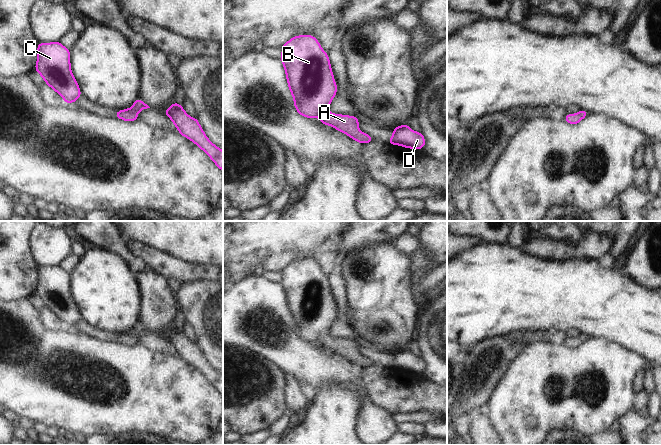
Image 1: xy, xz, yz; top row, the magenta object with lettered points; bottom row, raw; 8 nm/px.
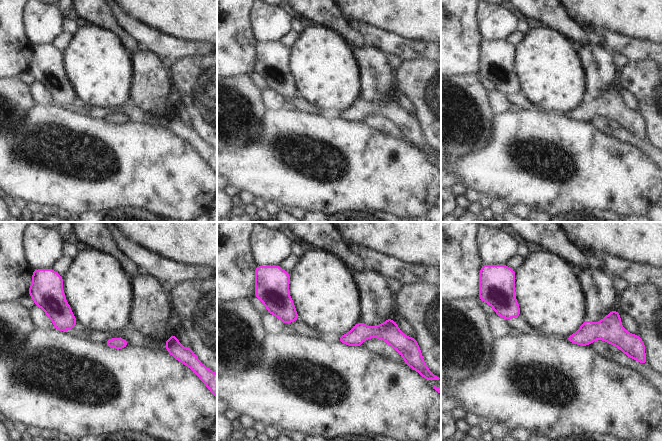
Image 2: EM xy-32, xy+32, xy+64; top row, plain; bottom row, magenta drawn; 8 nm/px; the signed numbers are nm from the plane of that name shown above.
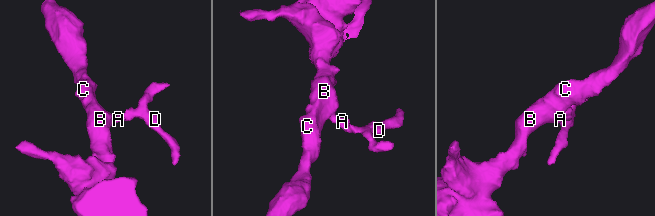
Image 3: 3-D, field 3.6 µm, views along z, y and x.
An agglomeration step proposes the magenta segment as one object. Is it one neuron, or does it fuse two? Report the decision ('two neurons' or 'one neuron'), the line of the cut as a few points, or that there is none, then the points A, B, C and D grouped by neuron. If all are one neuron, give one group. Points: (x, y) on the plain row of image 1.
one neuron | no cut | A B C D

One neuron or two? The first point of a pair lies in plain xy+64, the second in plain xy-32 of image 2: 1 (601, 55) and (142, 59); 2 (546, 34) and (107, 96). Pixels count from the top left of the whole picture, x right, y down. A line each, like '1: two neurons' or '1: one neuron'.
1: one neuron
2: one neuron

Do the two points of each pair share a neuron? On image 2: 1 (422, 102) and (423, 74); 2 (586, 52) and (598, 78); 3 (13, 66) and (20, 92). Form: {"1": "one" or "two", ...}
{"1": "one", "2": "one", "3": "two"}

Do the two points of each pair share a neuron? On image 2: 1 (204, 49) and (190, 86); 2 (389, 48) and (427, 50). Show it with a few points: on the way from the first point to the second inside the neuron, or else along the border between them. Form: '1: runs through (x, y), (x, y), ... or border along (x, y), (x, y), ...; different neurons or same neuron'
1: border along (206, 55), (186, 56), (178, 60); different neurons
2: runs through (398, 48), (418, 50); same neuron

